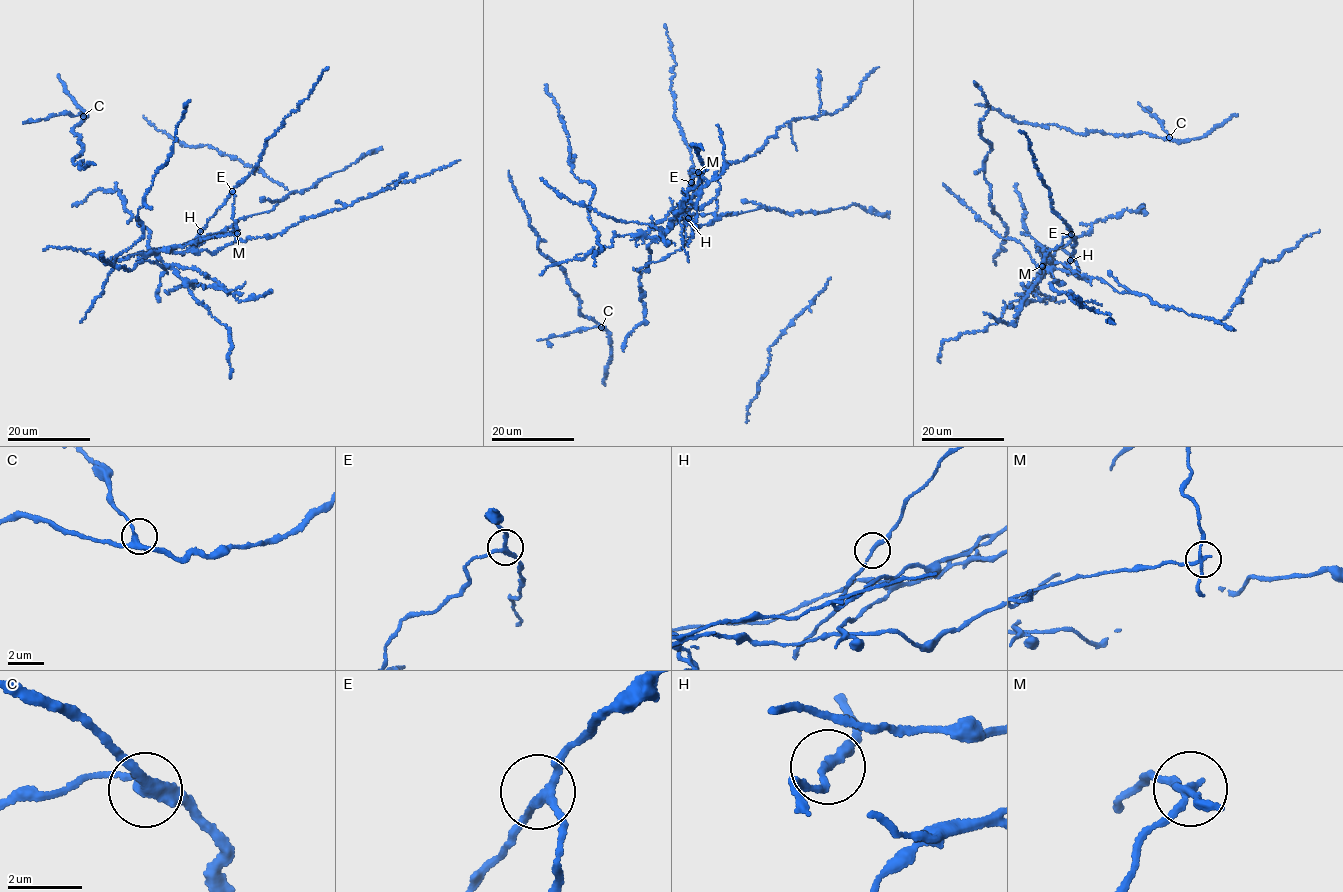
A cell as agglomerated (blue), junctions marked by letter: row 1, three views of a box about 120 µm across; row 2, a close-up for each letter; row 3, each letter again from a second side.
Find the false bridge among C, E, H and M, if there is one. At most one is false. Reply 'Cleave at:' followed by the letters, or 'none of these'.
Cleave at: M

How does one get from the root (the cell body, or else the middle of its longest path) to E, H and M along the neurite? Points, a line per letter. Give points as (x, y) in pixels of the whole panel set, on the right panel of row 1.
E: (1034, 262), (1049, 268), (1051, 257), (1044, 249), (1051, 262), (1043, 266), (1048, 251), (1071, 234)
H: (1034, 262), (1049, 268), (1051, 257), (1044, 249), (1051, 262), (1043, 266), (1048, 251), (1072, 236), (1071, 260)
M: (1034, 262), (1042, 268), (1049, 268), (1051, 257), (1044, 249), (1051, 262), (1042, 266)

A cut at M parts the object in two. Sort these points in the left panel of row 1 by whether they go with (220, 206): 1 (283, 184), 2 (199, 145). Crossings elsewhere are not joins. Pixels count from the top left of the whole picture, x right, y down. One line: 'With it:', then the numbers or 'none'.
With it: 1, 2

